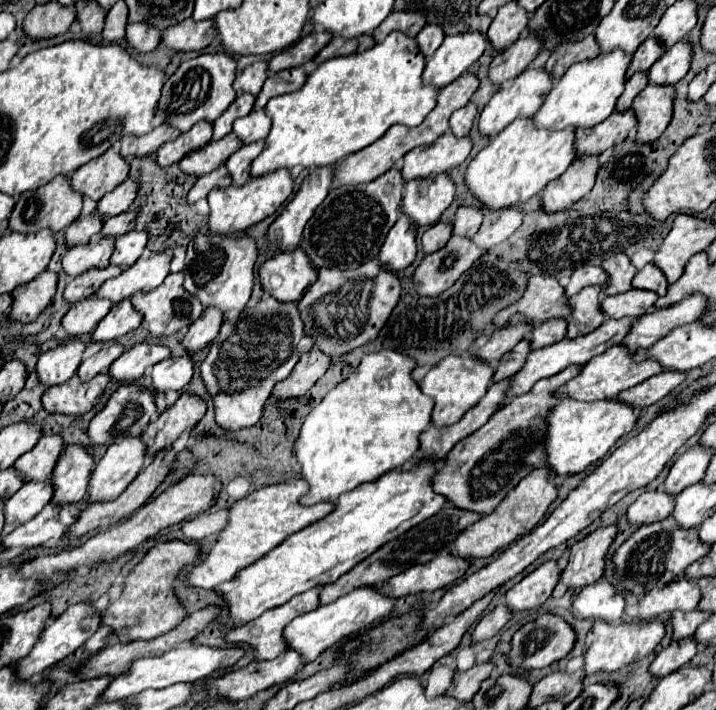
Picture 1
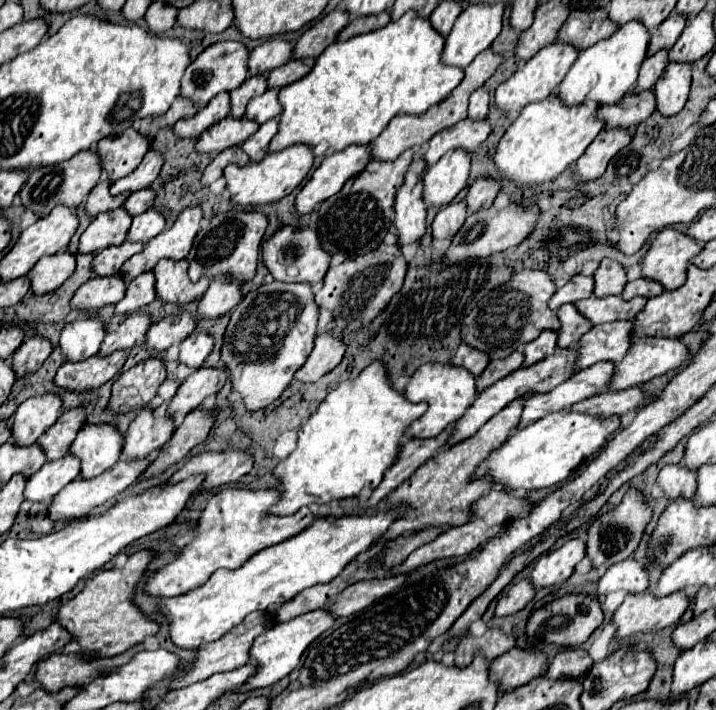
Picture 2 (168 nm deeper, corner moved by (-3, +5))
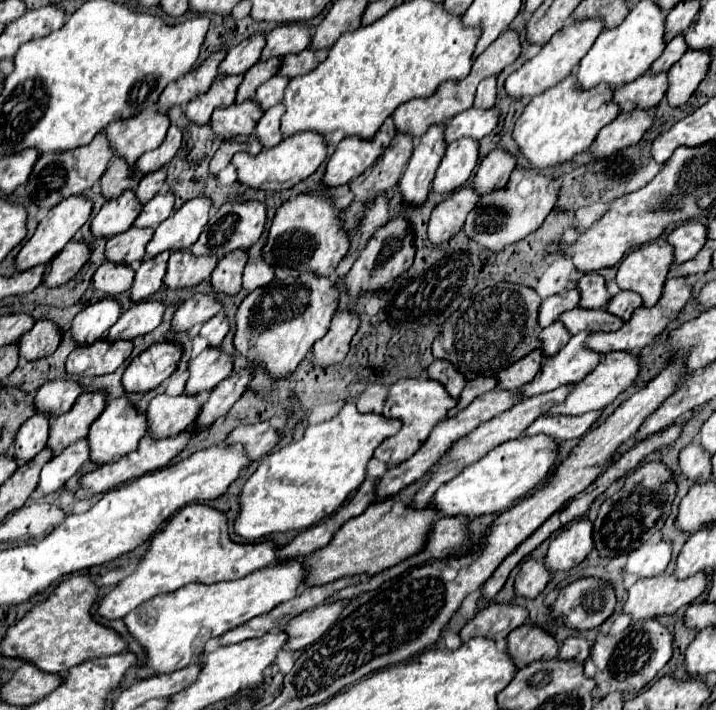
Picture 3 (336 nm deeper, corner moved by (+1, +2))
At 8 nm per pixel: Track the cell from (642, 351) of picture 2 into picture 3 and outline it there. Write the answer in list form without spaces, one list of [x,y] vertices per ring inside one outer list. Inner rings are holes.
[[[606,353],[602,355],[600,363],[596,365],[596,369],[586,375],[586,379],[574,383],[572,391],[566,395],[566,399],[554,407],[550,407],[544,415],[582,415],[586,411],[602,411],[606,405],[610,405],[622,391],[626,391],[634,379],[638,375],[638,361],[634,355],[628,353]]]

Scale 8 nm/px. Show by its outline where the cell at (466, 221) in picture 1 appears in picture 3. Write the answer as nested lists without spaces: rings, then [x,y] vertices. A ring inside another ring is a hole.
[[[496,147],[482,159],[472,185],[480,195],[504,187],[514,167],[516,167],[516,155],[512,155],[504,147]]]

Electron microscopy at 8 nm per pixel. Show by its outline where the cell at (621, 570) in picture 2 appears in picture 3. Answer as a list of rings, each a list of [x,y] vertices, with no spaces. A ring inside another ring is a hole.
[[[648,541],[638,547],[626,563],[626,571],[636,577],[654,577],[666,571],[672,559],[672,543],[670,541]]]

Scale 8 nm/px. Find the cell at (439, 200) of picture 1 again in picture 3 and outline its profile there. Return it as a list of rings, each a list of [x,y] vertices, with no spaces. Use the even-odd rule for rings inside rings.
[[[468,137],[450,143],[436,171],[432,189],[442,195],[448,195],[454,189],[462,187],[472,177],[472,171],[478,165],[478,149],[480,143]]]

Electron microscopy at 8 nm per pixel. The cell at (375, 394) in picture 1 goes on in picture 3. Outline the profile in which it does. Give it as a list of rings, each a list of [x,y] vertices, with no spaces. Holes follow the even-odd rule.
[[[352,401],[344,403],[340,413],[318,425],[308,425],[304,437],[270,453],[238,495],[238,515],[234,533],[246,541],[274,533],[298,531],[316,525],[334,513],[346,497],[358,489],[366,477],[366,463],[374,449],[398,431],[400,423],[376,413],[358,413]]]

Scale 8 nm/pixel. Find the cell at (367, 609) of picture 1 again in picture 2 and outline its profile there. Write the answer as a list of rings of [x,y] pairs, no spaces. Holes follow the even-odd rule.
[[[320,608],[320,610],[314,610],[314,612],[308,612],[308,614],[302,614],[298,618],[292,618],[284,624],[278,624],[274,628],[270,628],[268,632],[264,632],[262,636],[258,636],[258,640],[254,640],[252,644],[252,658],[258,662],[258,672],[242,686],[242,688],[236,688],[234,692],[246,692],[246,690],[254,690],[254,688],[264,688],[264,686],[270,686],[274,682],[278,682],[280,678],[288,676],[300,662],[300,656],[304,654],[304,650],[326,630],[330,630],[336,622],[336,616],[326,610],[326,608]]]

